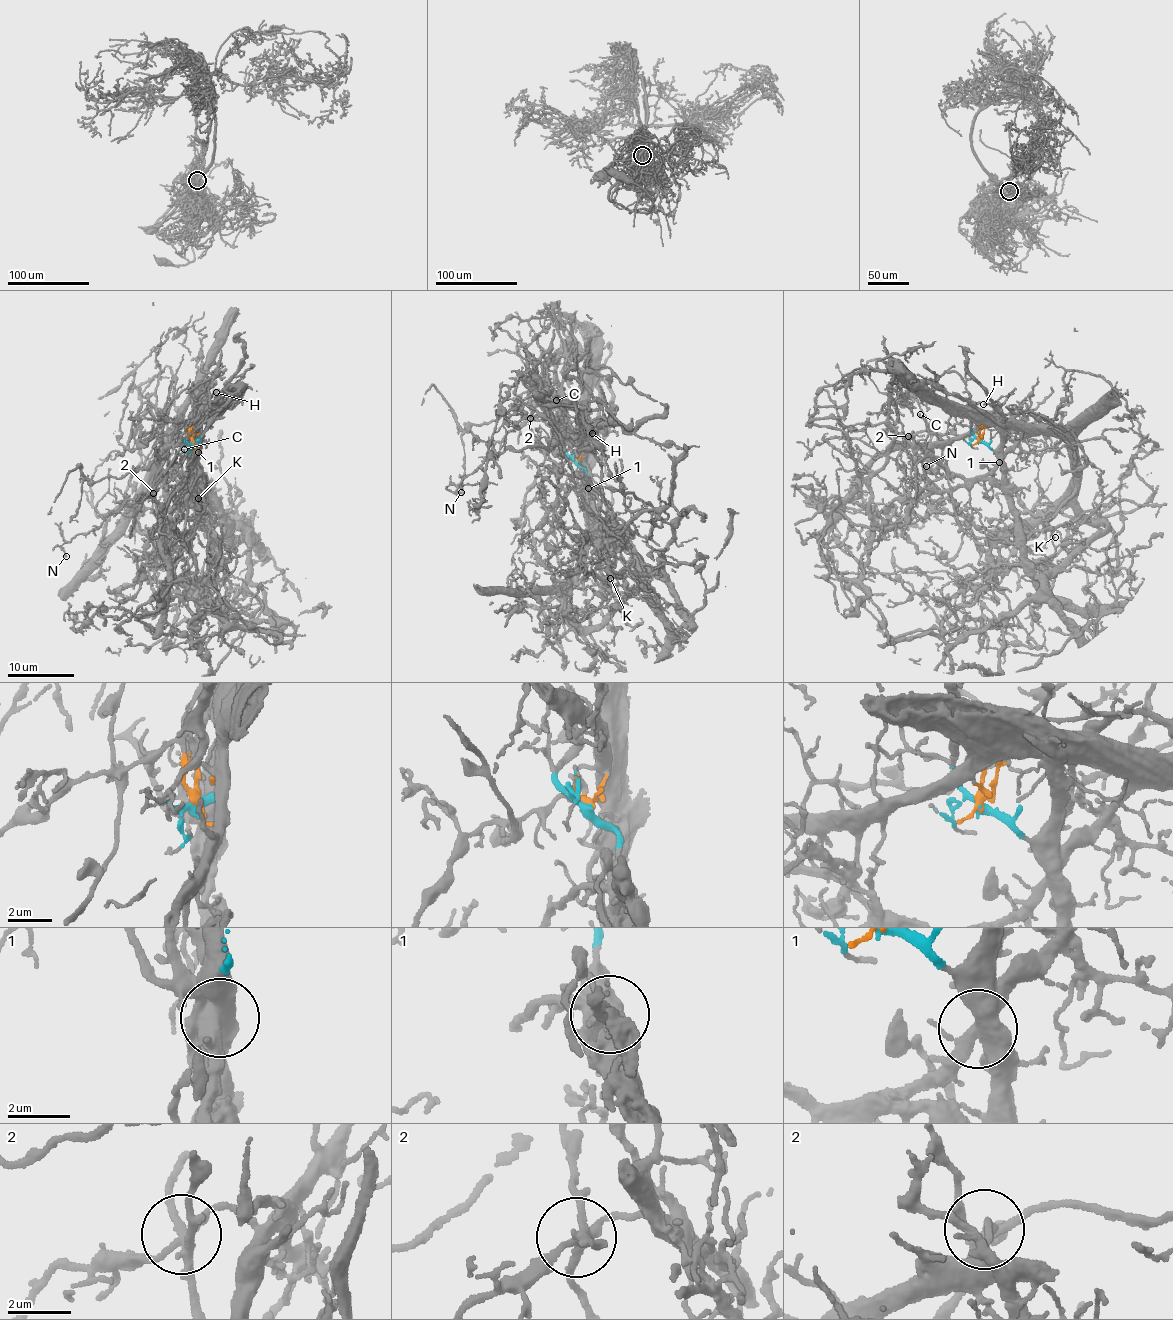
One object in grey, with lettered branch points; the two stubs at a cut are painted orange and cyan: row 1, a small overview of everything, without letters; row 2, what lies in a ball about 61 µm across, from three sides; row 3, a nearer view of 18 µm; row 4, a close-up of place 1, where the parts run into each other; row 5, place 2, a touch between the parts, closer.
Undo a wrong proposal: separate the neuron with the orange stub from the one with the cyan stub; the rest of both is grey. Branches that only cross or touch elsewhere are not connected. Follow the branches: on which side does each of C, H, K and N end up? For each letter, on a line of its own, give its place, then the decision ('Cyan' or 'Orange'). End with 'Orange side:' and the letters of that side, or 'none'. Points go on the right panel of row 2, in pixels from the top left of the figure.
C: Place: (920, 414). Orange
H: Place: (983, 404). Orange
K: Place: (1055, 537). Cyan
N: Place: (926, 466). Orange
Orange side: C, H, N

